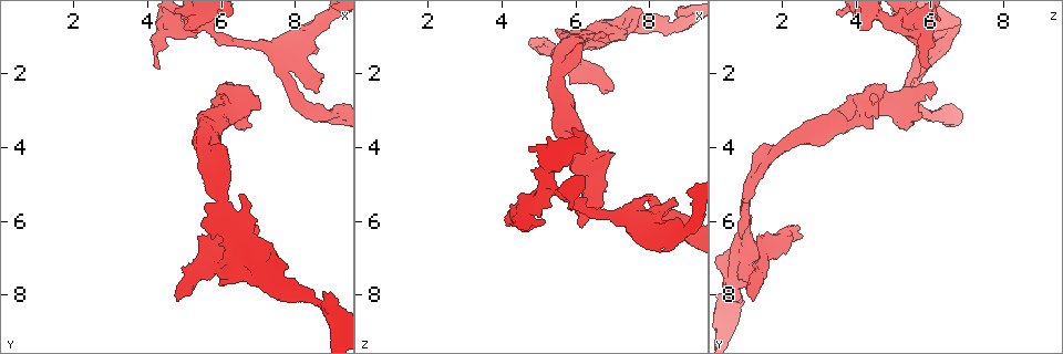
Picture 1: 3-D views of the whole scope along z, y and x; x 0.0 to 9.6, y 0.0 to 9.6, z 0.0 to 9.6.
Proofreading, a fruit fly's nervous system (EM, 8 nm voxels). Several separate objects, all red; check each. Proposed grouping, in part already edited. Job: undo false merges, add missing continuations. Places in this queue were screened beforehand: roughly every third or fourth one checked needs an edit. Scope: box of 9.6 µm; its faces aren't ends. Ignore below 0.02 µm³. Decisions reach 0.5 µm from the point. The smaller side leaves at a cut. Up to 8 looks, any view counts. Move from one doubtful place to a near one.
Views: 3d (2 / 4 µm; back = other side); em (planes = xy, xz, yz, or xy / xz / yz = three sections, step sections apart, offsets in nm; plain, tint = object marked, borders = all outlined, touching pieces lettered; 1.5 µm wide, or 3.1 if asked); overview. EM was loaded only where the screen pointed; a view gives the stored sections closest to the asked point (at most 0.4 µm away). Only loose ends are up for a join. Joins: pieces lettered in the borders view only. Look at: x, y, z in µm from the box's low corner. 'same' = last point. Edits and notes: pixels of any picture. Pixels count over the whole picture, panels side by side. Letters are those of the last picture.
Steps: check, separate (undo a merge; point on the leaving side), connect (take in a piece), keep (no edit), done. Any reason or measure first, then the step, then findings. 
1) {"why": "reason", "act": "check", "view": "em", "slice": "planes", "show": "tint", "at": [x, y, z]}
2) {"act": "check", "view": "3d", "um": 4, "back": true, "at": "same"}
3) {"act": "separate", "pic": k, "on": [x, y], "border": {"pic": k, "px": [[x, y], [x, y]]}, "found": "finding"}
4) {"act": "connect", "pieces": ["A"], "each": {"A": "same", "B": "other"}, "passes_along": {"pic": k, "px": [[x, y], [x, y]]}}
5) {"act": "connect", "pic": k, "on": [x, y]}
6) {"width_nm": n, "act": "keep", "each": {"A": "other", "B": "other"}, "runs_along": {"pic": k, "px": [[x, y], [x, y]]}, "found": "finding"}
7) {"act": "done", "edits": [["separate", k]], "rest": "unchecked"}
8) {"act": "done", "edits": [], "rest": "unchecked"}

{"why": "branch stops here", "act": "check", "view": "em", "slice": "planes", "show": "plain", "at": [8.50, 2.50, 5.70]}

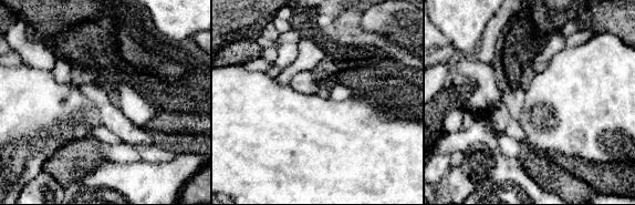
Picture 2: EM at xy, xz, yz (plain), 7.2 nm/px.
{"why": "see the neighbours", "act": "check", "view": "em", "slice": "planes", "show": "borders", "at": "same"}

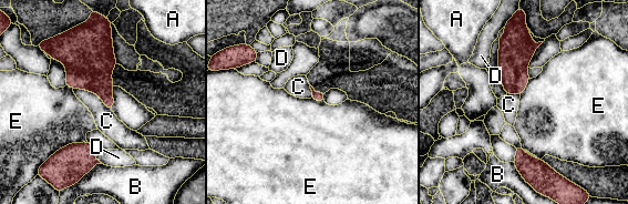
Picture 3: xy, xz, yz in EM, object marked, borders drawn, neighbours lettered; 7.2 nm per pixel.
{"longest_contact_nm": ["C", 320], "act": "keep", "each": {"A": "other", "B": "other", "C": "other", "D": "other", "E": "other"}, "border": {"pic": 3, "px": [[86, 141], [63, 145], [48, 160]]}, "found": "none of them fits"}

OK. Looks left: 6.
{"act": "check", "view": "3d", "um": 4, "at": [6.25, 2.30, 6.00]}

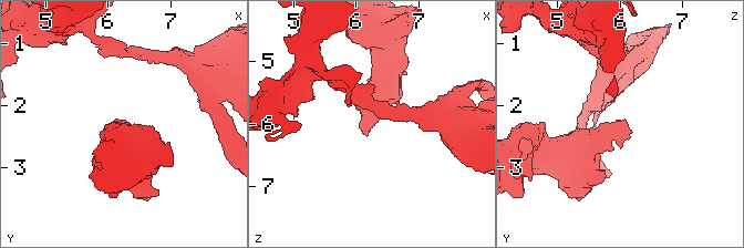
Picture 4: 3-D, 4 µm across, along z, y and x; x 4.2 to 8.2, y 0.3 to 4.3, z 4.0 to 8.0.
{"act": "check", "view": "em", "slice": "yz", "step": 4, "show": "borders", "at": [6.25, 2.25, 6.05]}

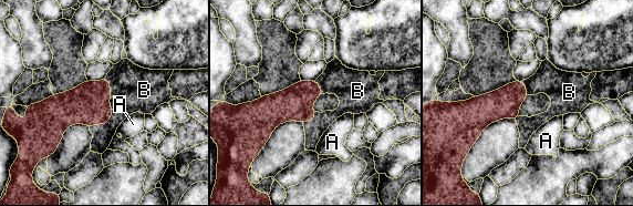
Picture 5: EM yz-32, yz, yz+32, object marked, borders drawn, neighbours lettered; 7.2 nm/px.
{"why": "cut it another way", "act": "check", "view": "em", "slice": "planes", "show": "borders", "at": "same"}

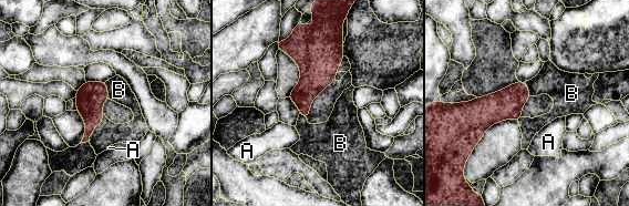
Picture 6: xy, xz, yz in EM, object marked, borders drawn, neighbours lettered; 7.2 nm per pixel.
{"act": "connect", "pic": 6, "on": [107, 133], "each": {"A": "other", "B": "same"}, "found": "the cell continues"}

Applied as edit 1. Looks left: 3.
{"act": "done", "edits": [["connect", 6]], "rest": "unchecked"}

